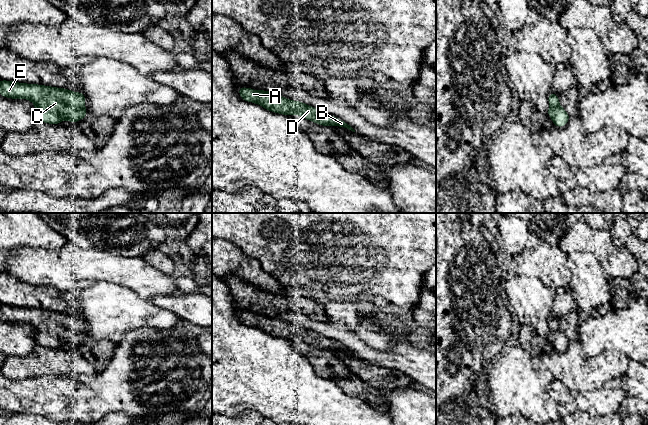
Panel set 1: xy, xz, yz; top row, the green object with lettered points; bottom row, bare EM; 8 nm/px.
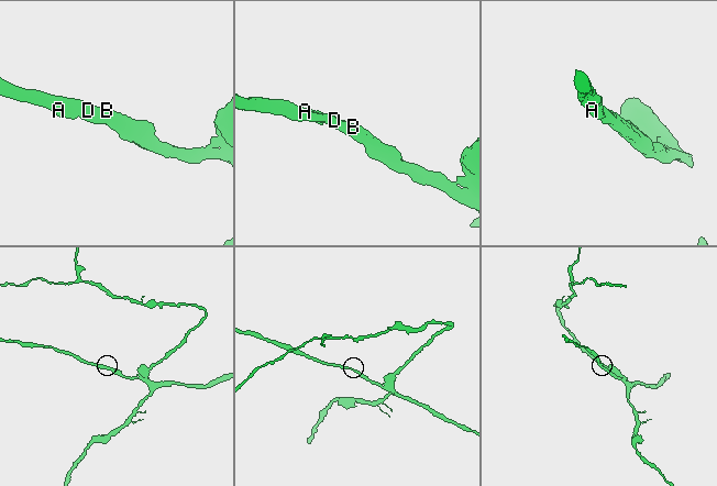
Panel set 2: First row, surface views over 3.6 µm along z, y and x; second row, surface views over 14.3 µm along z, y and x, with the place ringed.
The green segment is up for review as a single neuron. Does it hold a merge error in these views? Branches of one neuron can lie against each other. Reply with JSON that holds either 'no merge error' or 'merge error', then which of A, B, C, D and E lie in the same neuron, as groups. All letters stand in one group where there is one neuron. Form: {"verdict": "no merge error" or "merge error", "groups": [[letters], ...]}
{"verdict": "no merge error", "groups": [["A", "B", "C", "D", "E"]]}

